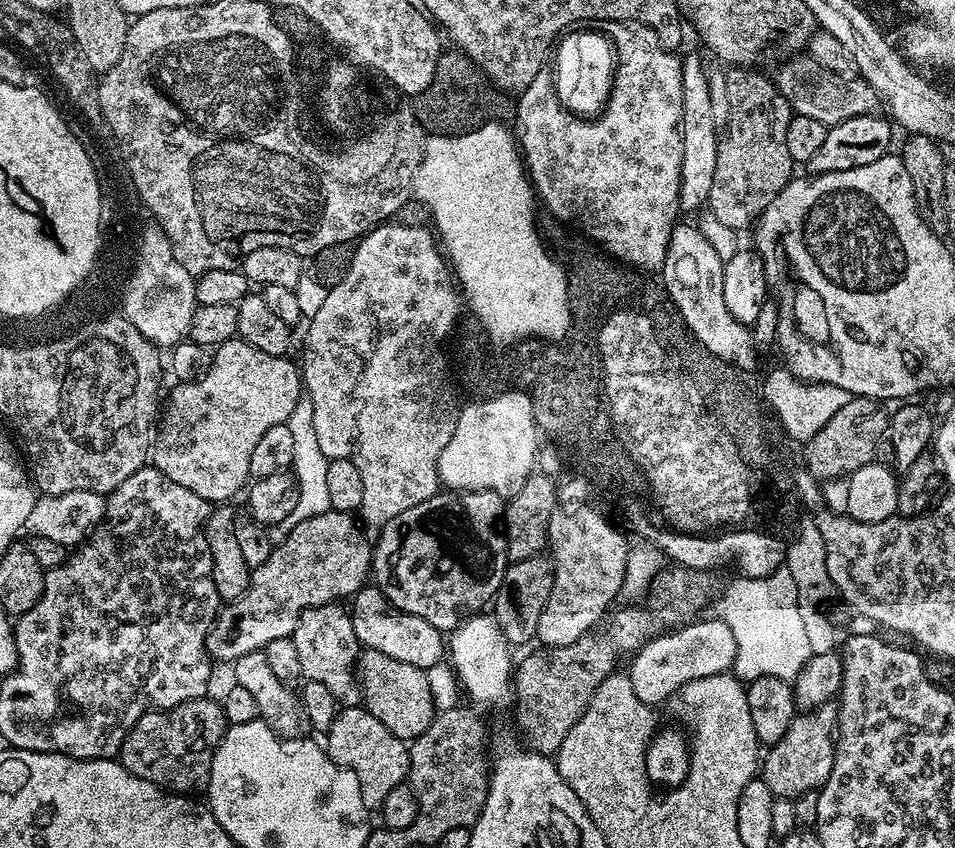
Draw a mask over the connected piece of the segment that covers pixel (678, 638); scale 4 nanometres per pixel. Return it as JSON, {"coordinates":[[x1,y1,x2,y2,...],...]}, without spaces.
{"coordinates":[[713,618,698,621,661,633,631,657,627,675,634,688,634,694,637,694,642,702,653,708,657,707,690,681,723,675,735,665,737,643,734,641,733,631,726,626,724,620]]}

